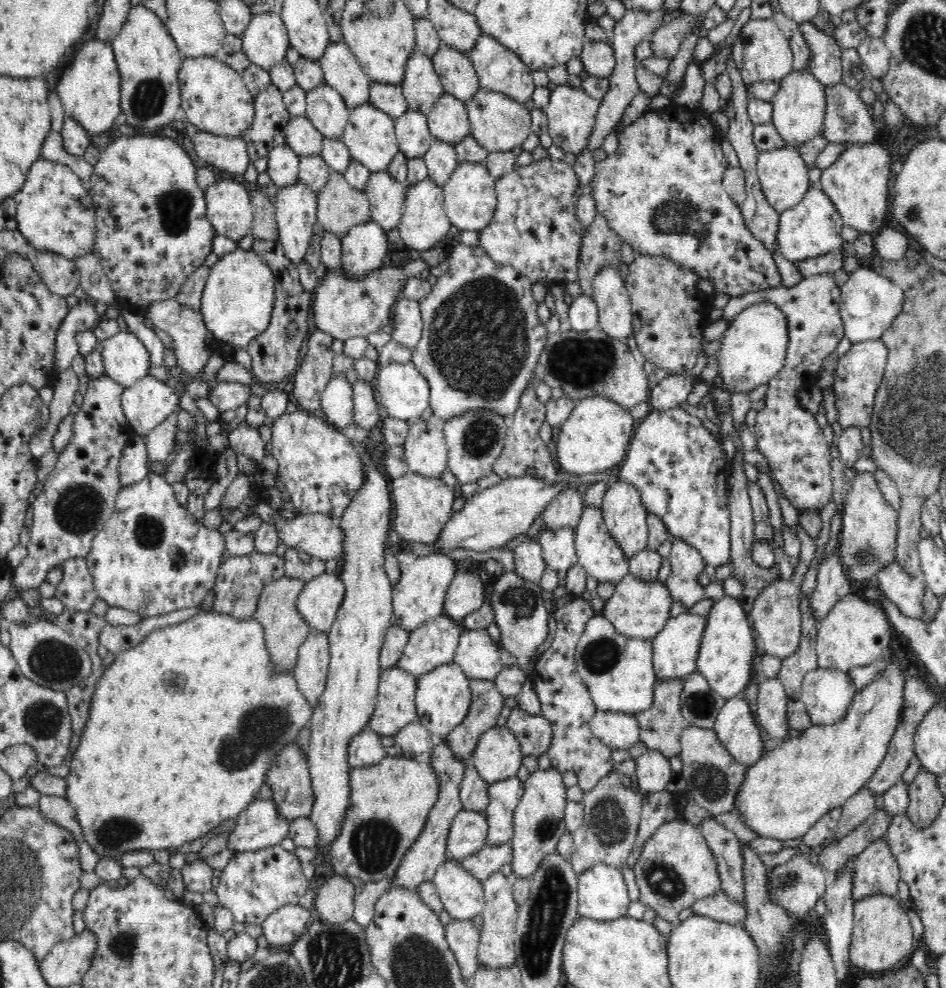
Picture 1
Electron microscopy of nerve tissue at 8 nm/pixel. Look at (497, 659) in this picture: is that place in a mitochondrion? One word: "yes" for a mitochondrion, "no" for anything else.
no

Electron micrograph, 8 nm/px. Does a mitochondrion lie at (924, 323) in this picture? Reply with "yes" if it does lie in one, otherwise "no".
no

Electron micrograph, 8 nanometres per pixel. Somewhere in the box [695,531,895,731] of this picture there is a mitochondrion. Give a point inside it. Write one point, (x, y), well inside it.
(869, 556)

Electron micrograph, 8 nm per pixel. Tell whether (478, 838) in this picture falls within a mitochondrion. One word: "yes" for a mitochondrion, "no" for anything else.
no

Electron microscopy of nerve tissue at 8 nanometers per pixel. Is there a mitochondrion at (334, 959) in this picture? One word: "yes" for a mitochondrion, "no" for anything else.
yes

